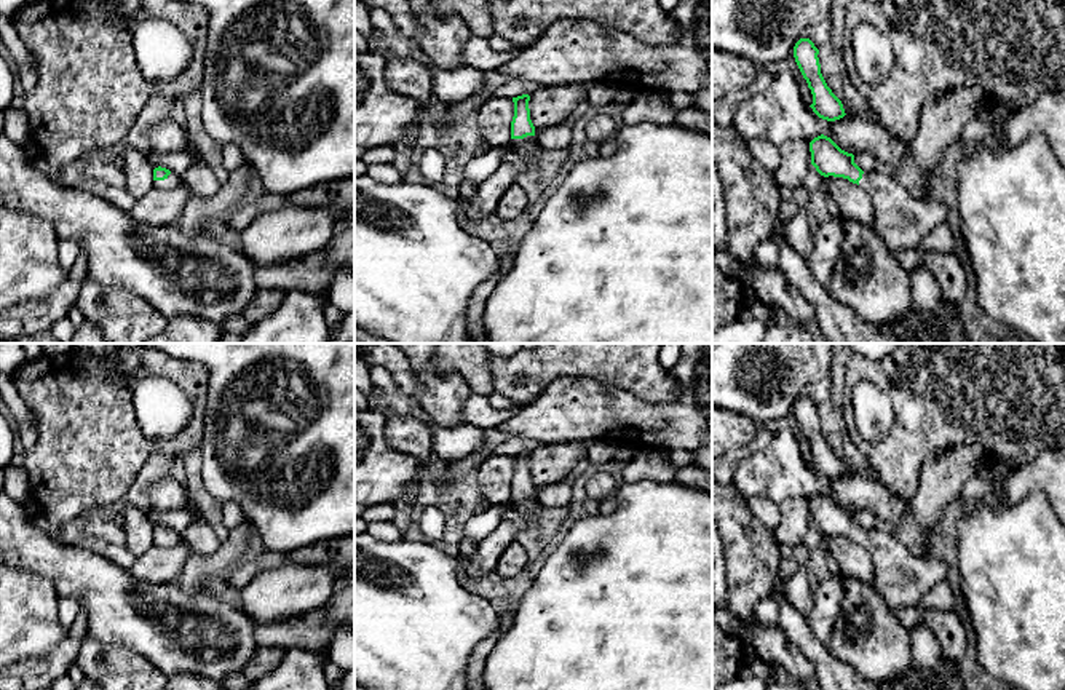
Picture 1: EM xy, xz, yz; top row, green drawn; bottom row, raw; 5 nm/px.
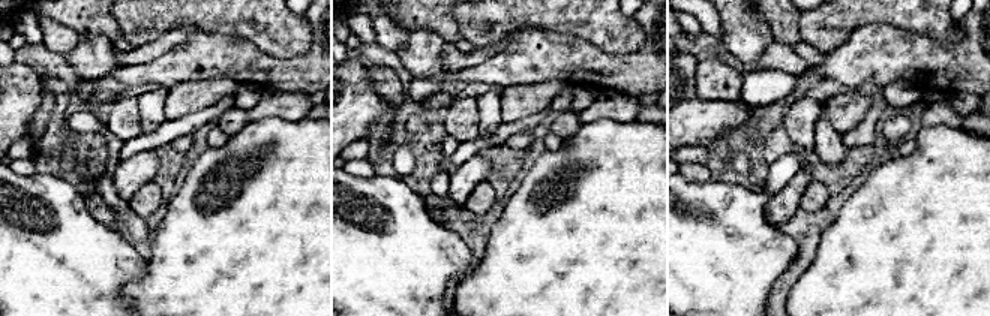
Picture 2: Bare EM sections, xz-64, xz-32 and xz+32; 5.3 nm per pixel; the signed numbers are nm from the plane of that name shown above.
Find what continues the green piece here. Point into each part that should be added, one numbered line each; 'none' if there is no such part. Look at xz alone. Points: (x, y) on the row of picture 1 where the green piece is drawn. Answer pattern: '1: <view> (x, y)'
1: xz (527, 147)

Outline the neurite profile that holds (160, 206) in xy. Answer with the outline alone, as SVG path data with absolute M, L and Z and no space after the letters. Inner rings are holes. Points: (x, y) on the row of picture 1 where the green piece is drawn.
M182 180L176 188L153 187L129 211L129 216L144 225L177 225L182 209L192 196L190 187Z

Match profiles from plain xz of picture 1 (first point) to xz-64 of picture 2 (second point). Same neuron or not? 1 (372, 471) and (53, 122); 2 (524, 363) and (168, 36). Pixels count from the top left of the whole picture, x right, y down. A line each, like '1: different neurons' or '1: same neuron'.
1: different neurons
2: different neurons

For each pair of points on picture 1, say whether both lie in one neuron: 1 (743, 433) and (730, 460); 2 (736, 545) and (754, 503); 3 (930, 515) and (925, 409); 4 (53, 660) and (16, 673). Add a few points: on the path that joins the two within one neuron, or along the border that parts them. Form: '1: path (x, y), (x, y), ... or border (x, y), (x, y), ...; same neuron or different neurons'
1: border (759, 427), (746, 443), (728, 451); different neurons
2: border (744, 495), (748, 508), (772, 529); different neurons
3: border (960, 444), (925, 462), (912, 495); different neurons
4: path (43, 670), (40, 673), (26, 673); same neuron

